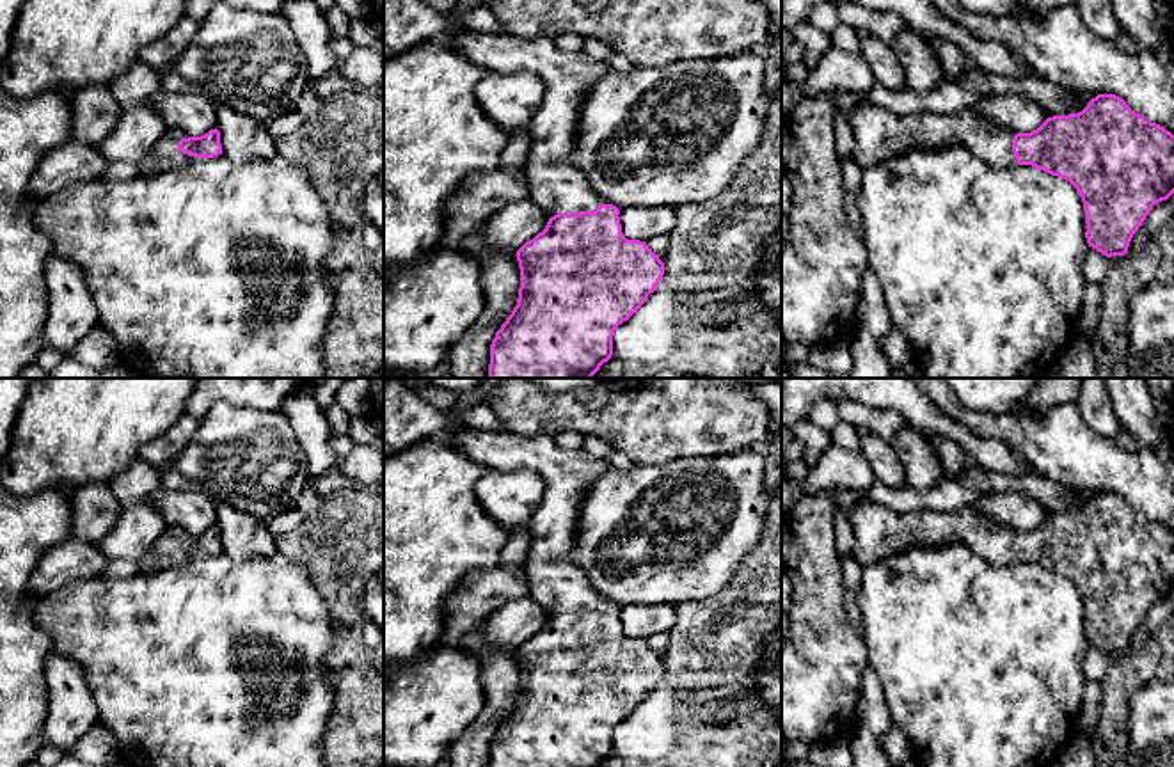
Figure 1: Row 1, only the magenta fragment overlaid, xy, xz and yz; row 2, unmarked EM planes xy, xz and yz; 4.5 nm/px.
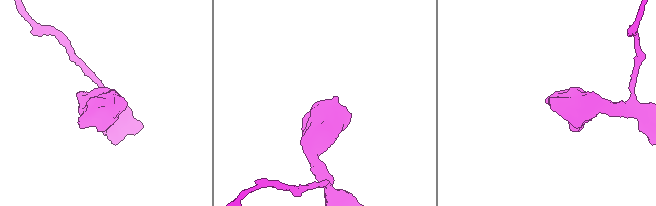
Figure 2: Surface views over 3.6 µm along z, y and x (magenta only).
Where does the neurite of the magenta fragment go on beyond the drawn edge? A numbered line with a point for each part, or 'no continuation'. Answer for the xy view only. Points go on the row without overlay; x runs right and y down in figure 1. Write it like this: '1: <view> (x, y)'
1: xy (164, 553)

